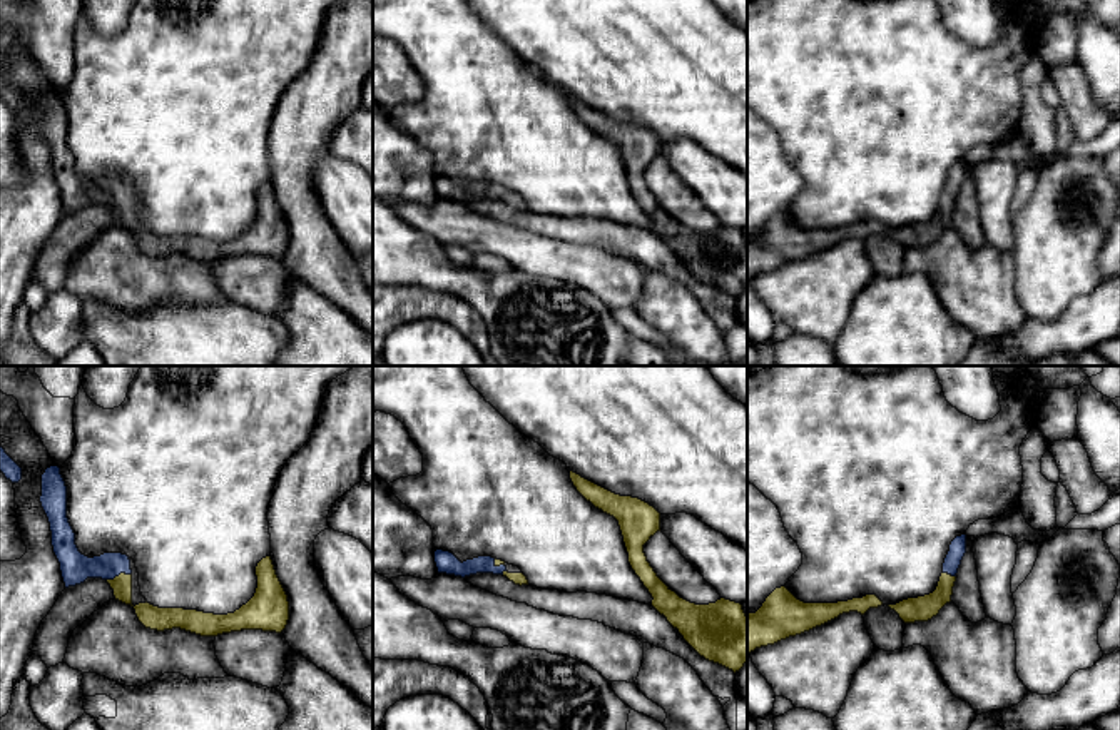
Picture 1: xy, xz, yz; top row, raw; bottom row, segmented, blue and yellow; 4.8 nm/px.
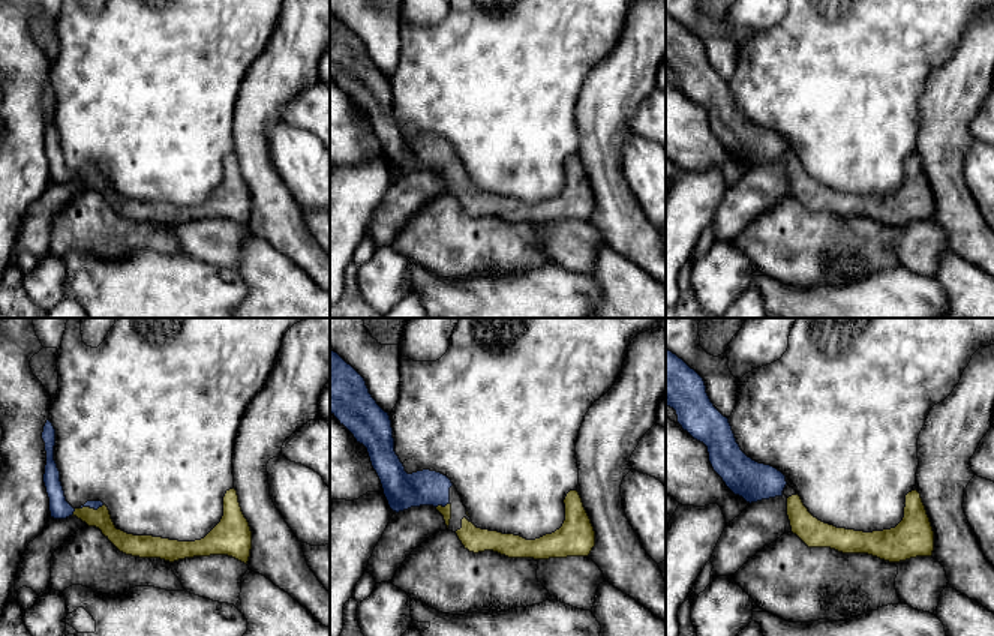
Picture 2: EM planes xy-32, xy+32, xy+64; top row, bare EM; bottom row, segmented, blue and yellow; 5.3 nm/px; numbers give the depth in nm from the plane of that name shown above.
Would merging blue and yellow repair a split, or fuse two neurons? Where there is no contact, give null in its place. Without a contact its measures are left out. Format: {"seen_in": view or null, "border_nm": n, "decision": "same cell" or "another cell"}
{"seen_in": "xy", "border_nm": 120, "decision": "same cell"}

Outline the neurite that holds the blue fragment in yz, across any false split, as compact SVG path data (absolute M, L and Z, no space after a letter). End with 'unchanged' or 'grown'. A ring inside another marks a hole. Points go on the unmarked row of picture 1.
M966 160L956 162L943 189L943 199L933 219L908 224L896 231L888 231L894 236L904 249L928 247L939 239L939 236L951 227L953 212L961 185L966 179Z | grown

